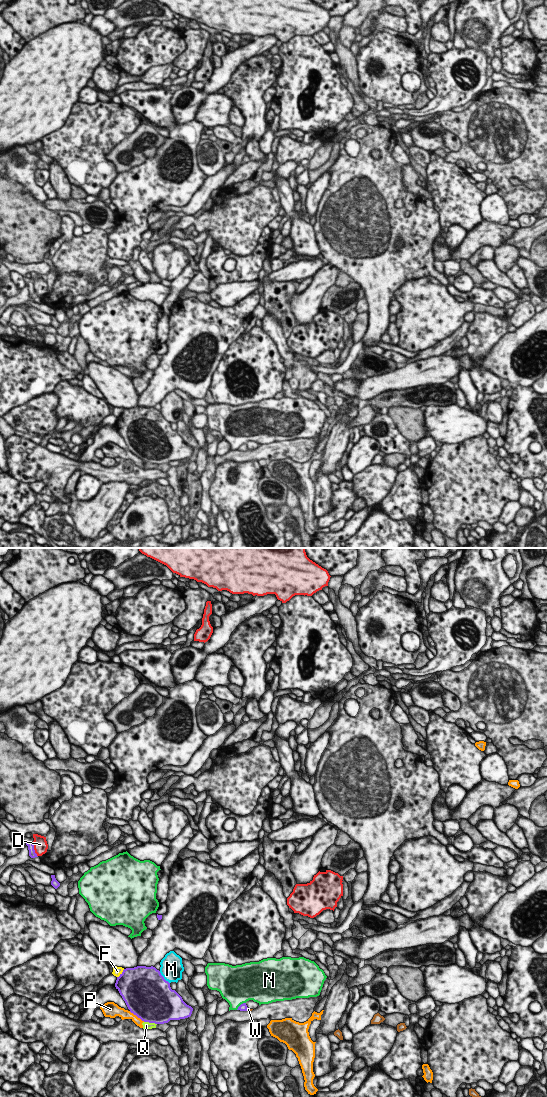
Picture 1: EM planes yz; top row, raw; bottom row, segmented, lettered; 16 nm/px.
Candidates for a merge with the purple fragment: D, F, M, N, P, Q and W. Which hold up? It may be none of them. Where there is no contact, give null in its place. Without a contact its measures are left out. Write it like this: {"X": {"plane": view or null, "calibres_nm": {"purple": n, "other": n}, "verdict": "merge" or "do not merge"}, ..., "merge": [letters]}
{"D": {"plane": "yz", "calibres_nm": {"purple": 120, "other": 220}, "verdict": "do not merge"}, "F": {"plane": "yz", "calibres_nm": {"purple": 500, "other": 140}, "verdict": "do not merge"}, "M": {"plane": "yz", "calibres_nm": {"purple": 500, "other": 360}, "verdict": "do not merge"}, "N": {"plane": "yz", "calibres_nm": {"purple": 130, "other": 480}, "verdict": "do not merge"}, "P": {"plane": "yz", "calibres_nm": {"purple": 500, "other": 160}, "verdict": "do not merge"}, "Q": {"plane": "yz", "calibres_nm": {"purple": 500, "other": 130}, "verdict": "do not merge"}, "W": {"plane": "yz", "calibres_nm": {"purple": 130, "other": 50}, "verdict": "merge"}, "merge": ["W"]}

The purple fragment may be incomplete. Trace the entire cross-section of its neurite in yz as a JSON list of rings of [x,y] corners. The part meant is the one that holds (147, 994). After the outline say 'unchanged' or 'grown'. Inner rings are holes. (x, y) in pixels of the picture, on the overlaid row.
[[[153,966],[124,969],[115,987],[130,1012],[144,1022],[164,1024],[188,1018],[193,1011]]]; unchanged

